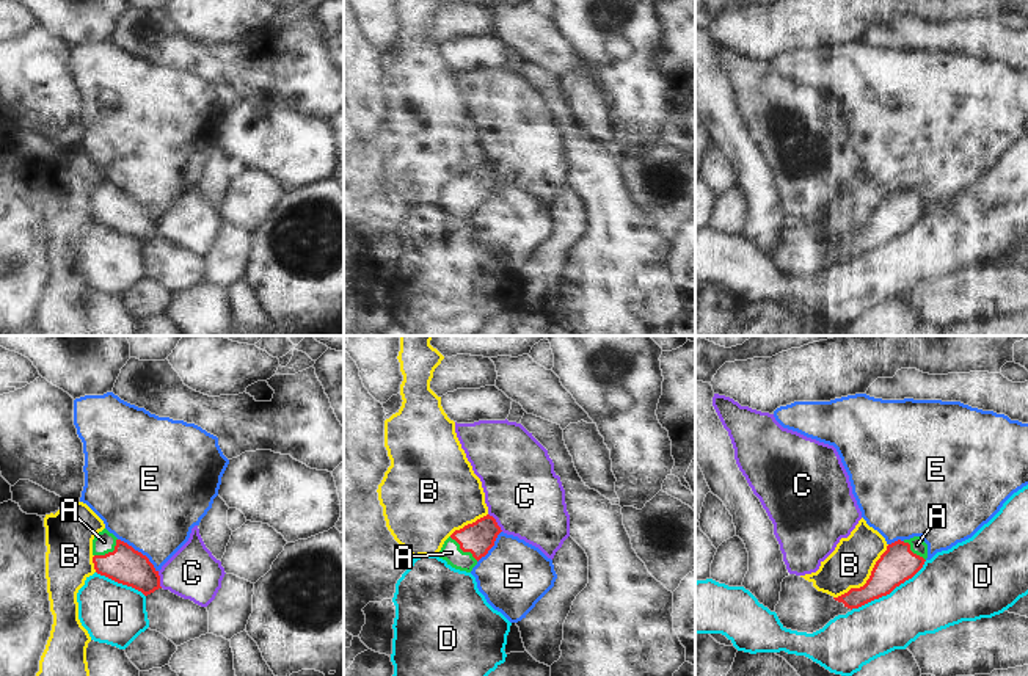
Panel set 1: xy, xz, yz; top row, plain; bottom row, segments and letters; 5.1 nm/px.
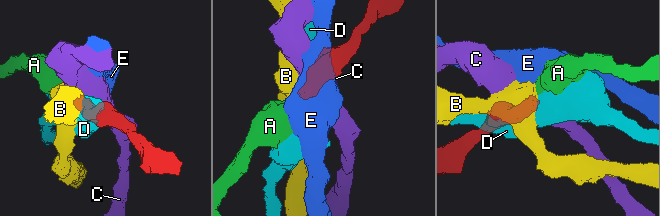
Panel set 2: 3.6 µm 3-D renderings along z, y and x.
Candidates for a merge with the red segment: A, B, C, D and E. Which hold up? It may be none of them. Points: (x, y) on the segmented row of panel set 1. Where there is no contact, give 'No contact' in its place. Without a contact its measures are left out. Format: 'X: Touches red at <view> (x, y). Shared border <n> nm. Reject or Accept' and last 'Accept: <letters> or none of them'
A: Touches red at xz (463, 551). Shared border 200 nm. Accept
B: Touches red at yz (868, 579). Shared border 400 nm. Reject
C: Touches red at xz (496, 523). Shared border 120 nm. Reject
D: Touches red at yz (889, 593). Shared border 460 nm. Reject
E: Touches red at xy (140, 552). Shared border 260 nm. Reject
Accept: A

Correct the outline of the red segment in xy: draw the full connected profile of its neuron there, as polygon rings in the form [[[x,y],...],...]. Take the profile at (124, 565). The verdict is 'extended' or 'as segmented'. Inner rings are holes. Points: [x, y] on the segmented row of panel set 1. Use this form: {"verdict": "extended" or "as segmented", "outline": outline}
{"verdict": "extended", "outline": [[[107,529],[93,540],[93,563],[97,574],[132,587],[144,596],[160,587],[160,576],[146,555],[118,540]]]}

